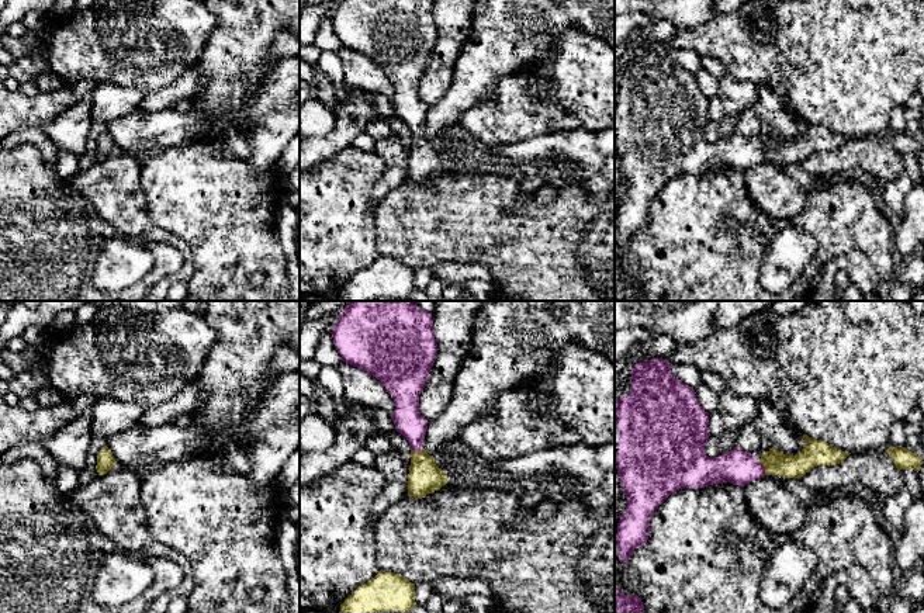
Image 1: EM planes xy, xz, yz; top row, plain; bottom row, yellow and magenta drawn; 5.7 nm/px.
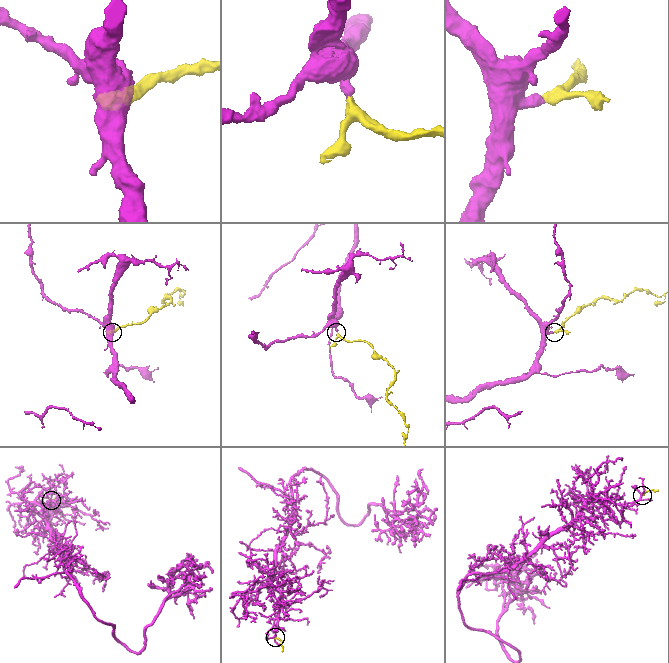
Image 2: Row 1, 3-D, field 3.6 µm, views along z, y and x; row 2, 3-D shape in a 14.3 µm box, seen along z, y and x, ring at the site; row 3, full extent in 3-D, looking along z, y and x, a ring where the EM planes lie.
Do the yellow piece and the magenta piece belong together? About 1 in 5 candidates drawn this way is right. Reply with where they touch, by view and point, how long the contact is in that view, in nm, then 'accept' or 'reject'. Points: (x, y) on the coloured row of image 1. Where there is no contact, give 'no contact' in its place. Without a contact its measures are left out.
meets yellow in xz at (416, 452); contact 80 nm long; accept

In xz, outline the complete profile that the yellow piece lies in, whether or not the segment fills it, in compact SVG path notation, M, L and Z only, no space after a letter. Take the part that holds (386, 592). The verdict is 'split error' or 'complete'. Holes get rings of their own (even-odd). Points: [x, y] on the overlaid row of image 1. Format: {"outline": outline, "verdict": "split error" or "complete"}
{"outline": "M380 571L340 605L339 613L409 613L415 605L415 583L398 574Z", "verdict": "complete"}

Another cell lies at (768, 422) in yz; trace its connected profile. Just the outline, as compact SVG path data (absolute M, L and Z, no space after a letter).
M758 399L752 425L762 437L771 440L775 450L783 454L796 456L804 449L803 433L786 422L768 399Z

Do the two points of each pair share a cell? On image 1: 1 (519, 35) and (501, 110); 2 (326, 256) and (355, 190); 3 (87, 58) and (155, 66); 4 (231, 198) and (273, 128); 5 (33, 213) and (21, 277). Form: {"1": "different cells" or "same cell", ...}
{"1": "different cells", "2": "same cell", "3": "same cell", "4": "different cells", "5": "same cell"}

